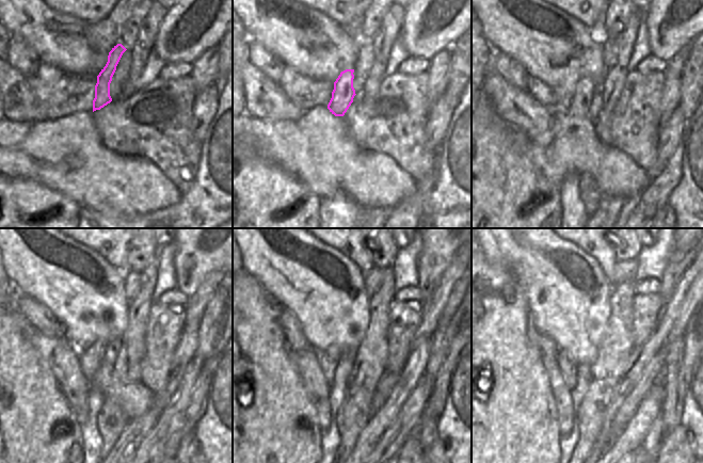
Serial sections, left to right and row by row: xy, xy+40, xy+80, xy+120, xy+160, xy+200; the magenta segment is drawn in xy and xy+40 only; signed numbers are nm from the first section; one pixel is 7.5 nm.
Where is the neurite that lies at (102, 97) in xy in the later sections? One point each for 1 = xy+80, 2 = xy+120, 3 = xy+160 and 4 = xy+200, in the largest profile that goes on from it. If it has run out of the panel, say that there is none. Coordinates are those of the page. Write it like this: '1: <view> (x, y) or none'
1: xy+80 (579, 105)
2: xy+120 (91, 357)
3: xy+160 (329, 358)
4: xy+200 (568, 367)

